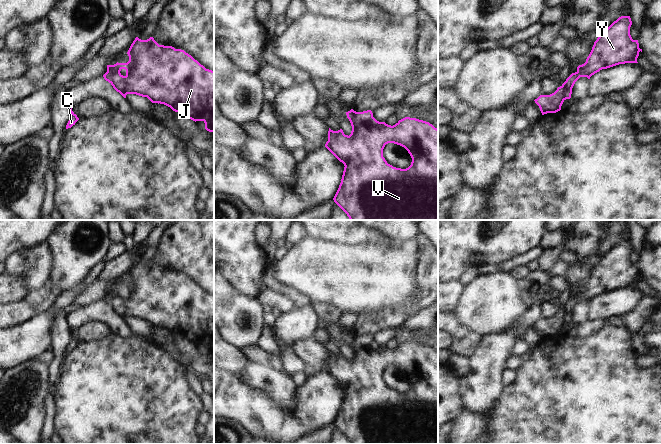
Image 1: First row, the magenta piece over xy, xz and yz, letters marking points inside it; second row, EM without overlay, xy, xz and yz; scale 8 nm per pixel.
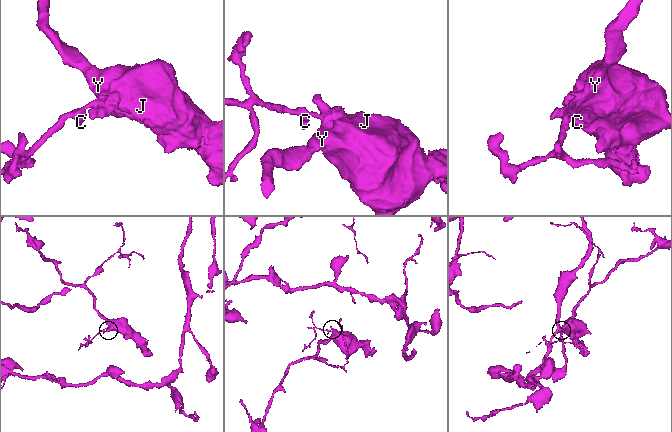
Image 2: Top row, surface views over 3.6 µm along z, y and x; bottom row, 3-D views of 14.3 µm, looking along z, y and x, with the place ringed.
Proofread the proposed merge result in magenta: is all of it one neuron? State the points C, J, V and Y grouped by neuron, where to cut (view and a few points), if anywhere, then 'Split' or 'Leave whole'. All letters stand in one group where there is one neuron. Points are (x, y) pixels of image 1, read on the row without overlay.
Groups: C / J V Y. Split along yz (562, 309), (566, 322). Split.

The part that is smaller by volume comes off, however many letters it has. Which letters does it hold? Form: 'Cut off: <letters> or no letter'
Cut off: C.

